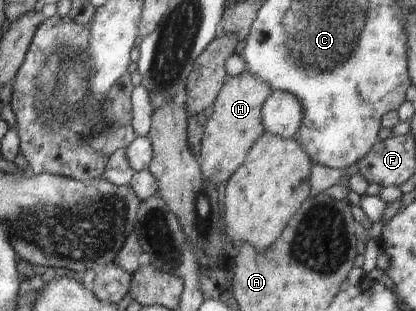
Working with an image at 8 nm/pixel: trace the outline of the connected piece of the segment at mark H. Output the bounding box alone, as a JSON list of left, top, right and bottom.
[199,67,272,184]

